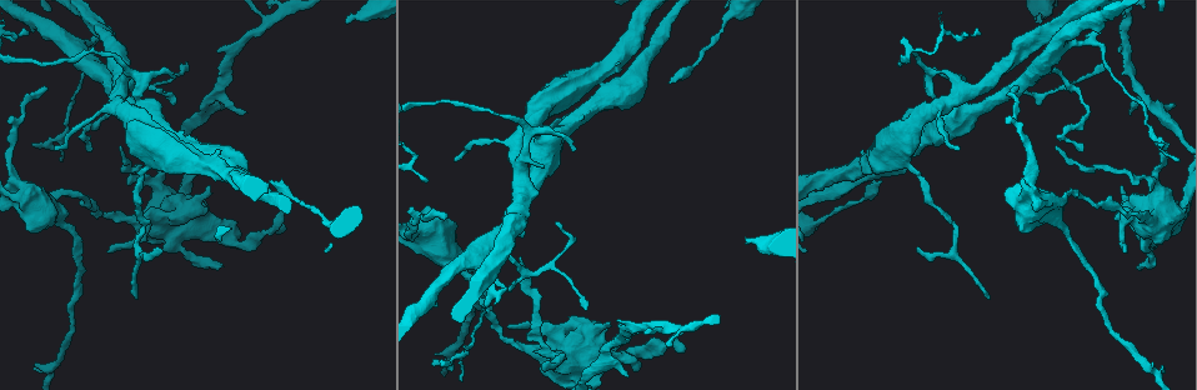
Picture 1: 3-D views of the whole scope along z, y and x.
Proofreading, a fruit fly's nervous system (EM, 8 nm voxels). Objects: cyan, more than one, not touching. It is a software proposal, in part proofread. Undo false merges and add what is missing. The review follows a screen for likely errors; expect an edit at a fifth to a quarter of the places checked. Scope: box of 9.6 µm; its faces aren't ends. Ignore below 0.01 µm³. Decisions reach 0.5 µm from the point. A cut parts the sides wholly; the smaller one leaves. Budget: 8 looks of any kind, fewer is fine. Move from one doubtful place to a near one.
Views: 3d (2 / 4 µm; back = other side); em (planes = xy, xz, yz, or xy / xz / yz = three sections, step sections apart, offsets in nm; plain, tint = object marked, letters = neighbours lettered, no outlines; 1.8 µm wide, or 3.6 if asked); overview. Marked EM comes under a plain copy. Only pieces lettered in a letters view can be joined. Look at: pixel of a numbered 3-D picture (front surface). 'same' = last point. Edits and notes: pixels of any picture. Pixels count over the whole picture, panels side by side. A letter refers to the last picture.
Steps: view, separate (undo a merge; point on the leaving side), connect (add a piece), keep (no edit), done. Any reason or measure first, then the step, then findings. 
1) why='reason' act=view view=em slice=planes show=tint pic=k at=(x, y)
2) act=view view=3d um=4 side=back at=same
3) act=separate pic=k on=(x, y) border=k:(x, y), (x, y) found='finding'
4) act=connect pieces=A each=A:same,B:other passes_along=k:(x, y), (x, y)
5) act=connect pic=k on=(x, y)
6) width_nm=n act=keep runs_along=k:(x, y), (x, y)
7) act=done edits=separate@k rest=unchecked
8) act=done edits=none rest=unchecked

why='free end' act=view view=3d um=4 pic=1 at=(745, 240)

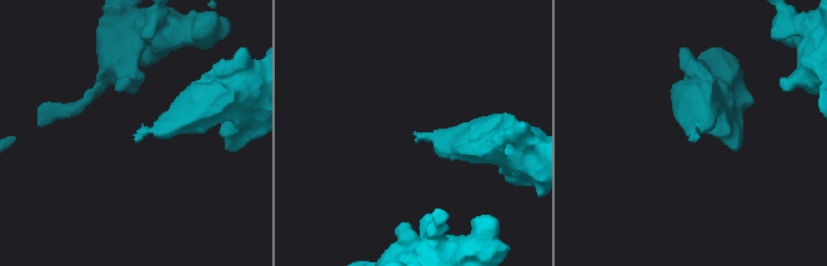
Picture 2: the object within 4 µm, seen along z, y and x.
why='now the EM' act=view view=em slice=planes show=letters pic=2 at=(137, 138)

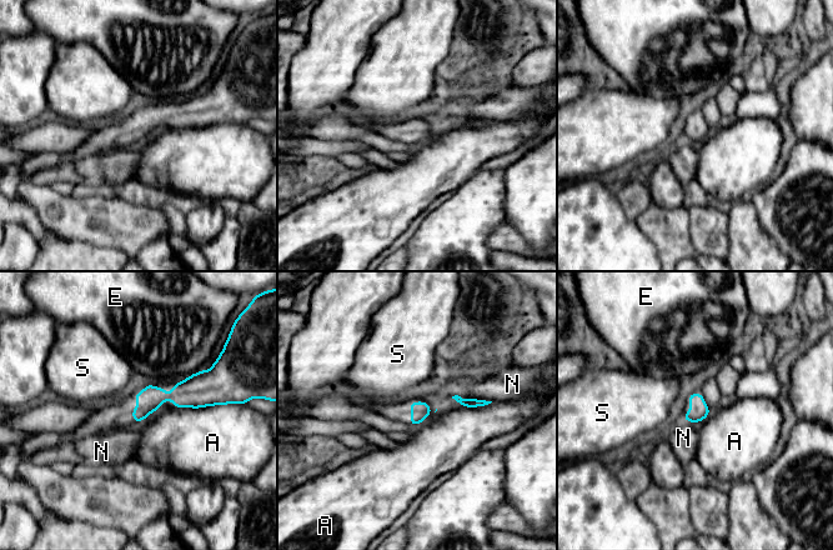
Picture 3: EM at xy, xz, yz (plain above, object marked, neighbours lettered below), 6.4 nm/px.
act=keep each=A:other,E:other,N:other,S:other border=3:(224, 404), (204, 408), (174, 408) found='none of them fits'

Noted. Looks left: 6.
why='tapers out' act=view view=3d um=4 pic=1 at=(246, 113)

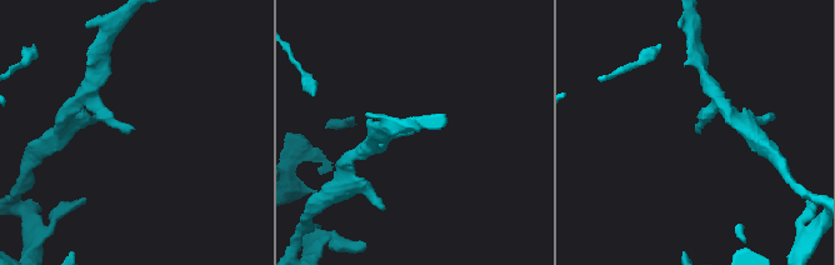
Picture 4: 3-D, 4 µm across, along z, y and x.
why='need the tissue' act=view view=em um=3.6 slice=xz step=8 show=tint pic=4 at=(696, 126)

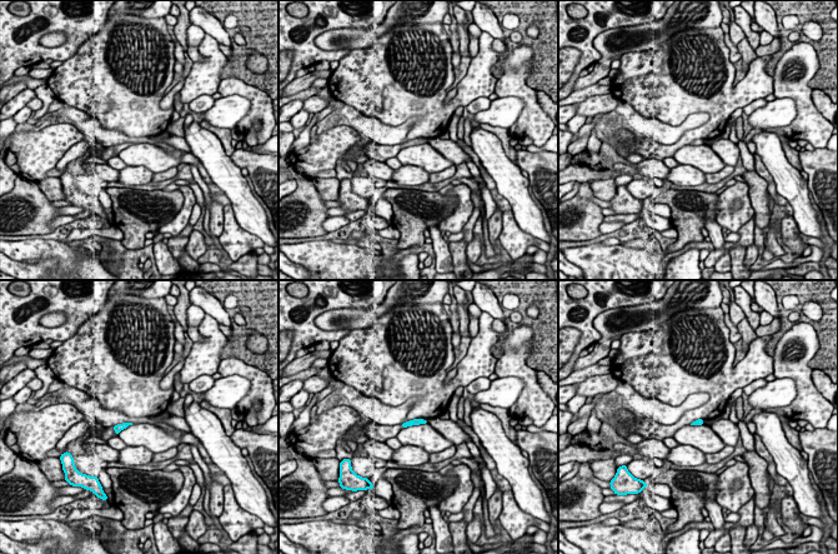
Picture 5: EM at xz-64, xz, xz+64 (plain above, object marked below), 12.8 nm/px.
why='cut it another way' act=view view=em um=3.6 slice=planes show=letters at=same

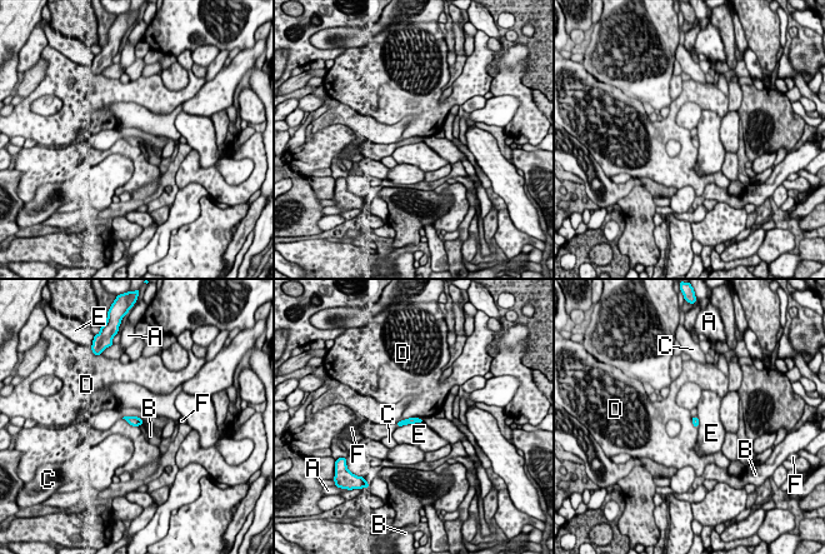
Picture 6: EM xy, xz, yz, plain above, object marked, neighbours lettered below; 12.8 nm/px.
act=keep each=A:other,B:other,C:other,D:other,E:other,F:other runs_along=6:(419, 420), (408, 420), (399, 424) found='none of them fits'

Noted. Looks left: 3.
why='sharp bend' act=view view=em um=3.6 slice=yz step=4 show=letters pic=1 at=(529, 349)

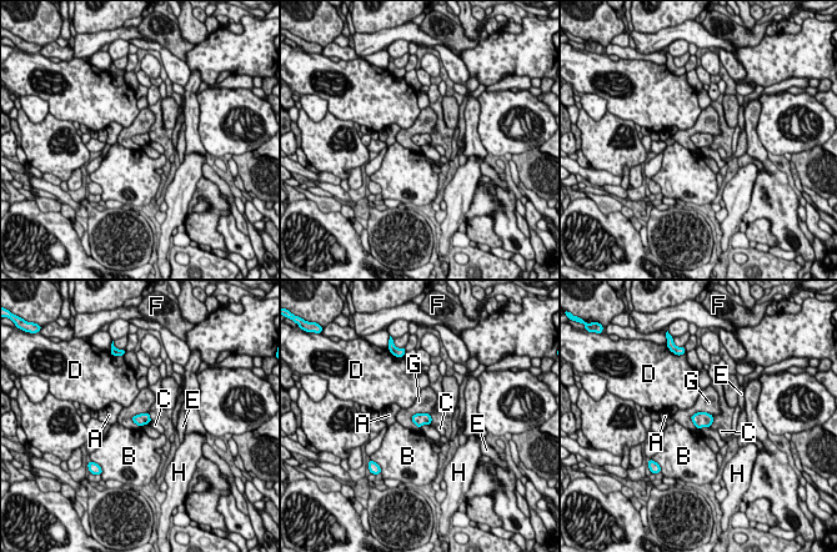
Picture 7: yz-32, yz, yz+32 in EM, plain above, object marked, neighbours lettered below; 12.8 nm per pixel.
width_nm=160 act=keep each=A:other,B:other,C:other,D:other,E:other,F:other,G:other,H:other border=7:(712, 415), (695, 412), (690, 418) found='all the same neuron'

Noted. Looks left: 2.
why='sharp bend' act=view view=3d um=2 pic=1 at=(87, 45)

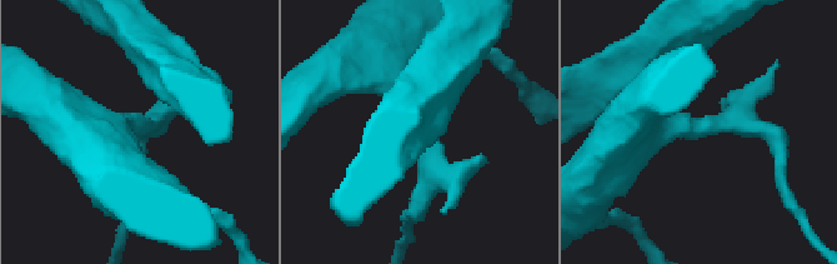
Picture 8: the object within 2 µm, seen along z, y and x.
why='need the tissue' act=view view=em slice=planes show=letters pic=8 at=(723, 129)

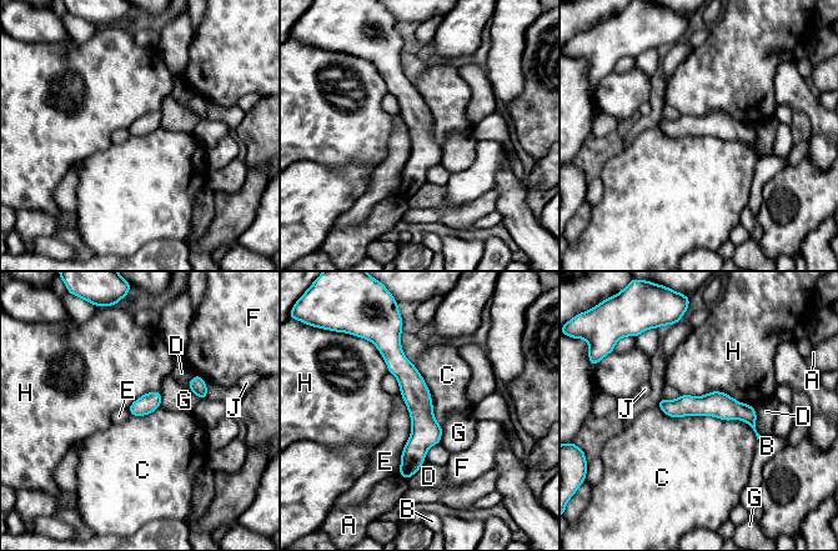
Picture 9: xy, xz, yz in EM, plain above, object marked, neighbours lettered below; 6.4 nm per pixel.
act=keep each=A:other,B:other,C:other,D:other,E:other,F:other,G:other,H:other,J:other border=9:(657, 404), (757, 439) found='all the same neuron'

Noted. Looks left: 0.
act=done edits=none rest=unchecked

